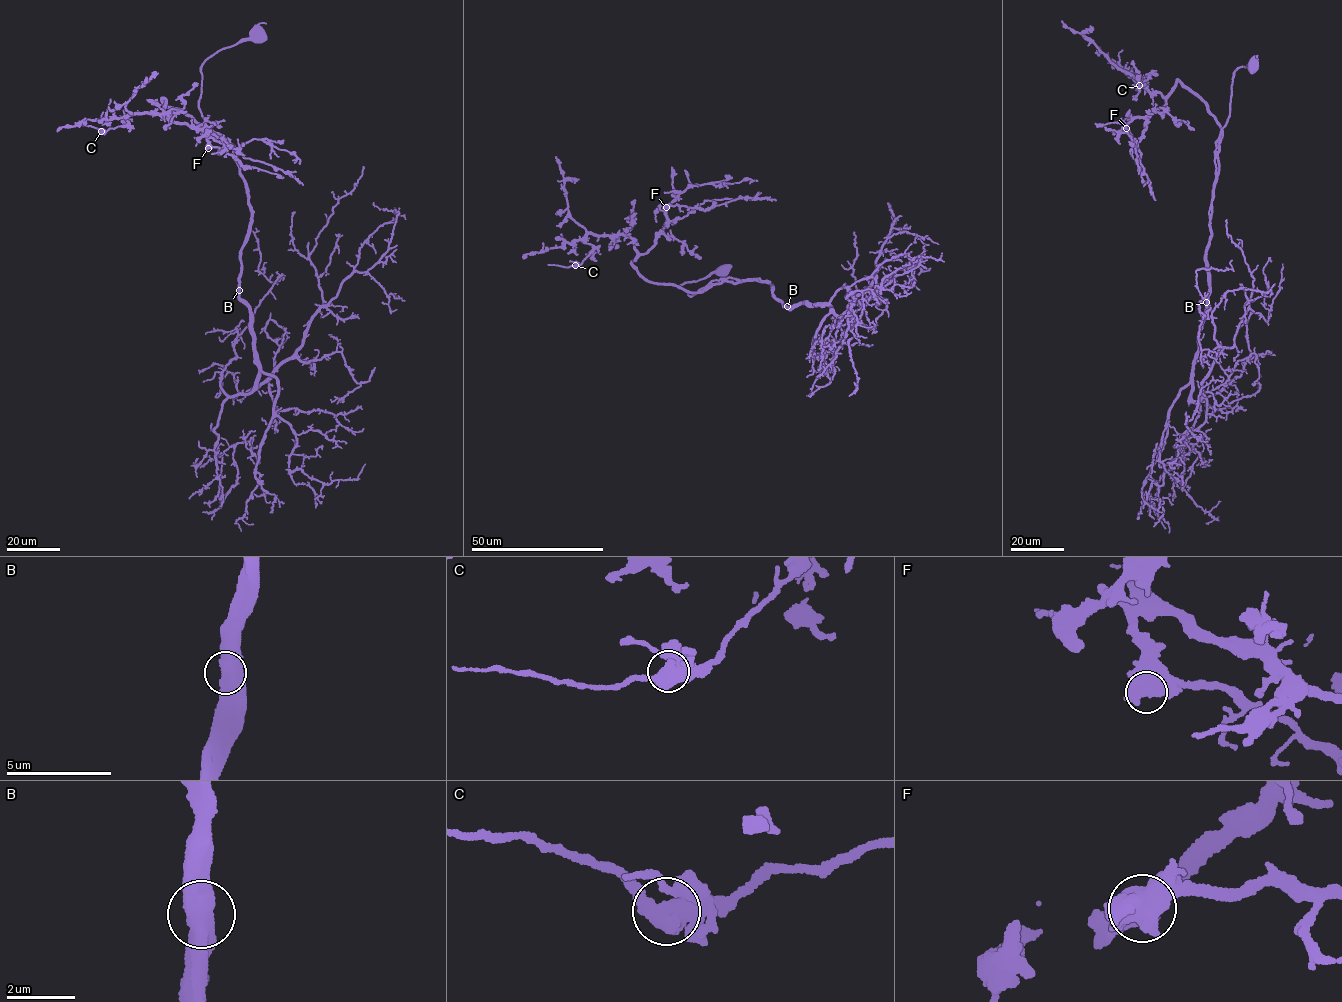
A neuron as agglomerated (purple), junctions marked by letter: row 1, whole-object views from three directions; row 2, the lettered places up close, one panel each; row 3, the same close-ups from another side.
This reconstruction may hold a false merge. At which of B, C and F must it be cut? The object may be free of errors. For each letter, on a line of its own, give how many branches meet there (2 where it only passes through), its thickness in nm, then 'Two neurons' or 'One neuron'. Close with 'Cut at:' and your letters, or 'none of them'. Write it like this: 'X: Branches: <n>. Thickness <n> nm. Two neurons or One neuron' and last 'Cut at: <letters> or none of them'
B: Branches: 2. Thickness 650 nm. One neuron
C: Branches: 2. Thickness 650 nm. One neuron
F: Branches: 2. Thickness 700 nm. One neuron
Cut at: none of them

